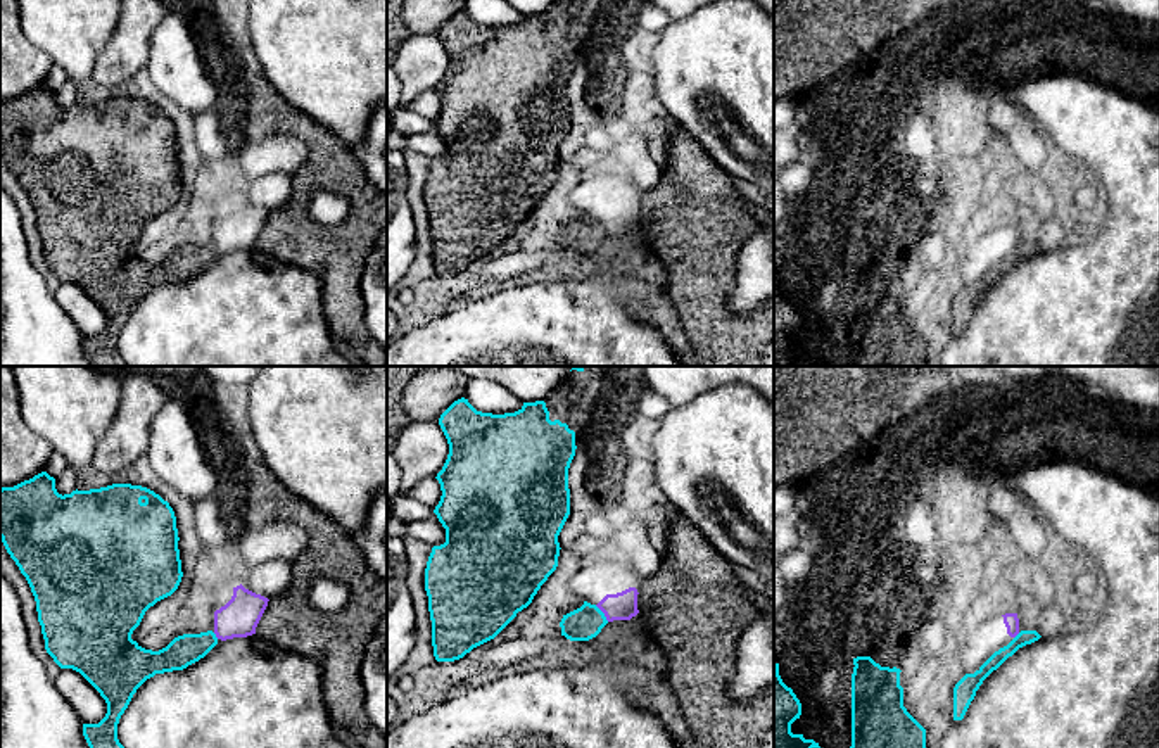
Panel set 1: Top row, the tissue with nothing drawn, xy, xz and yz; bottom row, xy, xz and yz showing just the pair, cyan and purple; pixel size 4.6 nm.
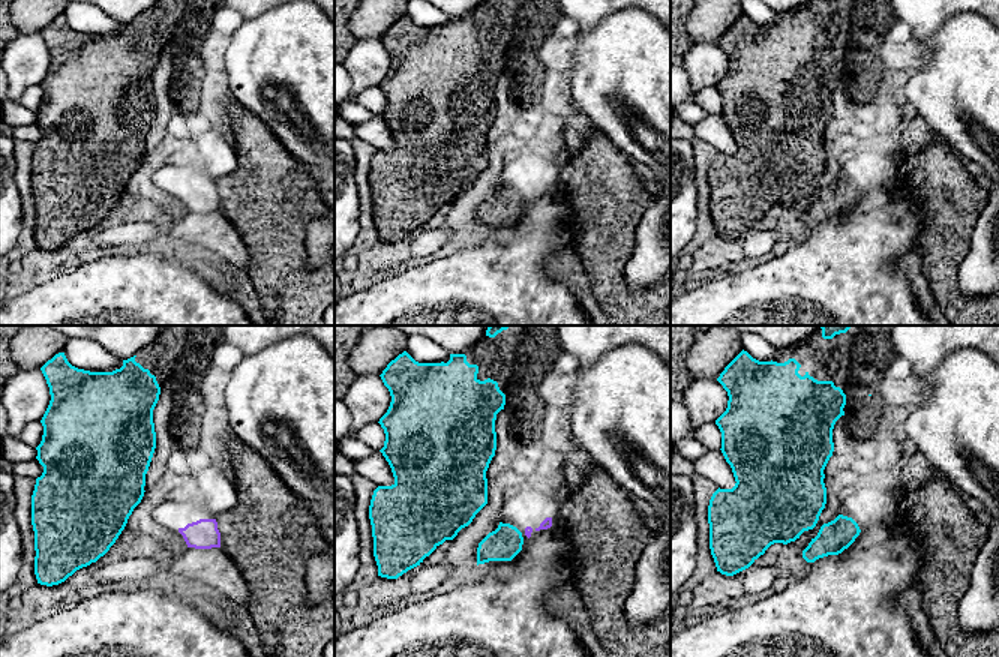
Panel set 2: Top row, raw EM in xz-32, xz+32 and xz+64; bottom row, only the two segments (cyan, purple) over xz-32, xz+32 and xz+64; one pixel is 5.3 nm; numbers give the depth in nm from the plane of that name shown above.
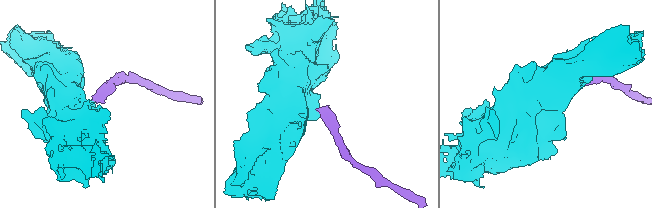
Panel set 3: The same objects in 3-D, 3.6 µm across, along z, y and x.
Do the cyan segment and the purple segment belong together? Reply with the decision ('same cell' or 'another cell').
another cell

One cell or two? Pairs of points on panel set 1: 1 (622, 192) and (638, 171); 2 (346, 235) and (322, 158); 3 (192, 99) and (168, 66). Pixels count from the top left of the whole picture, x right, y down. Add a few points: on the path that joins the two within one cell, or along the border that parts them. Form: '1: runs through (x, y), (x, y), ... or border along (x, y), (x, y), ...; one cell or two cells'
1: border along (629, 178), (643, 192); two cells
2: runs through (356, 216), (356, 192), (341, 177); one cell
3: runs through (192, 90), (177, 75); one cell

